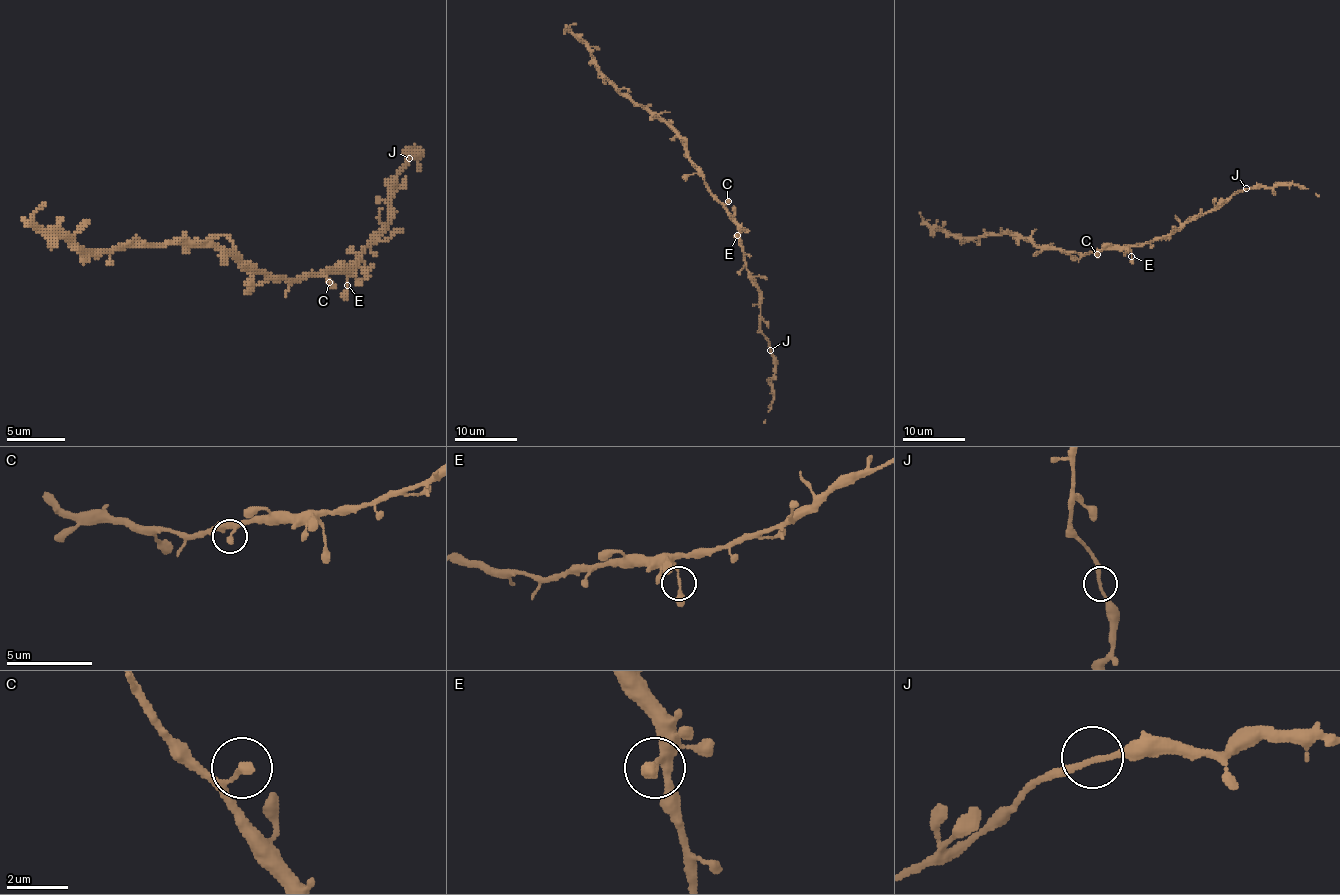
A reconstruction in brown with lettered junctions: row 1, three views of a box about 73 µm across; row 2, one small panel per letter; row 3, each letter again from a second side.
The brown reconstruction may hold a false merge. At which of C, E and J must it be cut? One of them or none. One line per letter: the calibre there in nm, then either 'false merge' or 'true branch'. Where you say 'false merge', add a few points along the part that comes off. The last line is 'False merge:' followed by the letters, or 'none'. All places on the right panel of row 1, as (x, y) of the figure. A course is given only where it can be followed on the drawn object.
C: 220 nm | true branch
E: 190 nm | true branch
J: 180 nm | true branch
False merge: none

